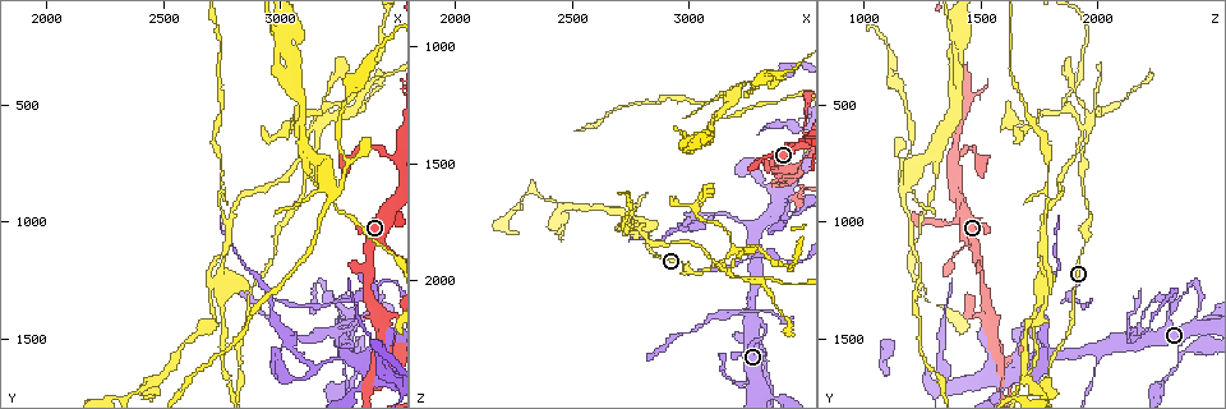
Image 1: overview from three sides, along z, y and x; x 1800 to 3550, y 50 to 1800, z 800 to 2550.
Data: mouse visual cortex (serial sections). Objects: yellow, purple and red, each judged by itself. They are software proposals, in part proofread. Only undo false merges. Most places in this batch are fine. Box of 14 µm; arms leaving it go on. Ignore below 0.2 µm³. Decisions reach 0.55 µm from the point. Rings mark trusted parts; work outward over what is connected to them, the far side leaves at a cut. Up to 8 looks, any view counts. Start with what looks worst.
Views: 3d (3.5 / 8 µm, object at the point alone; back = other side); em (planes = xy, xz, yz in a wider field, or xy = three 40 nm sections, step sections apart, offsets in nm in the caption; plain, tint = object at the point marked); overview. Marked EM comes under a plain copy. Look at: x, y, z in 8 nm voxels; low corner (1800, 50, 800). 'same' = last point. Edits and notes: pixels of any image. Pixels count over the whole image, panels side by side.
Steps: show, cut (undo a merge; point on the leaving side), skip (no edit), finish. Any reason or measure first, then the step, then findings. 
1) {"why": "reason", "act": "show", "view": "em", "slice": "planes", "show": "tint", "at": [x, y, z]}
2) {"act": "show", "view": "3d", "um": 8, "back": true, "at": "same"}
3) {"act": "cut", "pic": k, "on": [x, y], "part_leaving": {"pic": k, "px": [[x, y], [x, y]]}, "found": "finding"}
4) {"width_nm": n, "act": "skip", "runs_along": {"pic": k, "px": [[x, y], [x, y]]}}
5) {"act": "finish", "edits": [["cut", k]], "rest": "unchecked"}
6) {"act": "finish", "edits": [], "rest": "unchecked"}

{"why": "four or more arms meet", "act": "show", "view": "em", "slice": "xy", "step": 2, "show": "tint", "at": [3140, 620, 1960]}

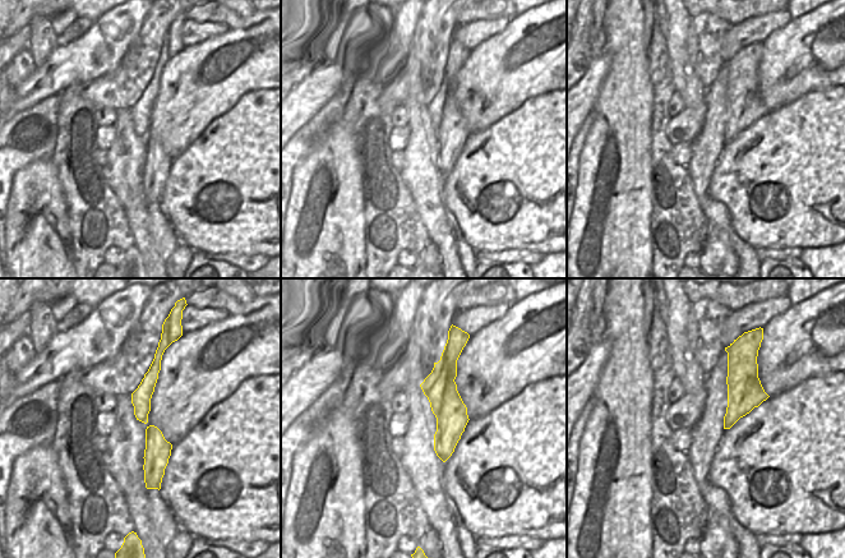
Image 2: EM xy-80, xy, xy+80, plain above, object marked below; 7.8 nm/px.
{"why": "see where the arms go", "act": "show", "view": "3d", "um": 3.5, "back": true, "at": "same"}

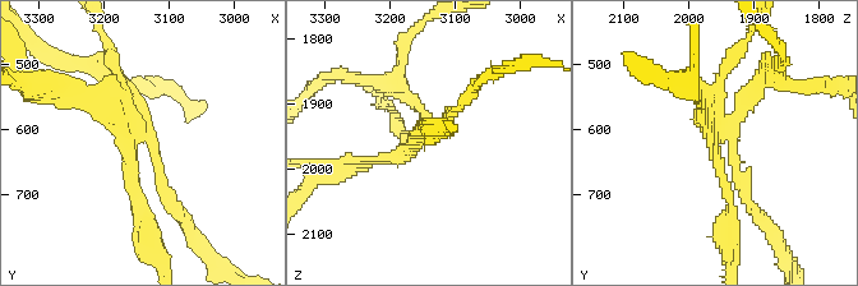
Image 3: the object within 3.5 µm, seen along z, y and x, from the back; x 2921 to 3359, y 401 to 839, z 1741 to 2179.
{"act": "cut", "pic": 3, "on": [160, 175], "part_leaving": {"pic": 3, "px": [[146, 133], [165, 195], [193, 235]]}, "found": "two cells meet here"}

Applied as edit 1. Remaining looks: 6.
{"why": "narrows sharply", "act": "show", "view": "3d", "um": 8, "at": [3440, 1400, 1530]}

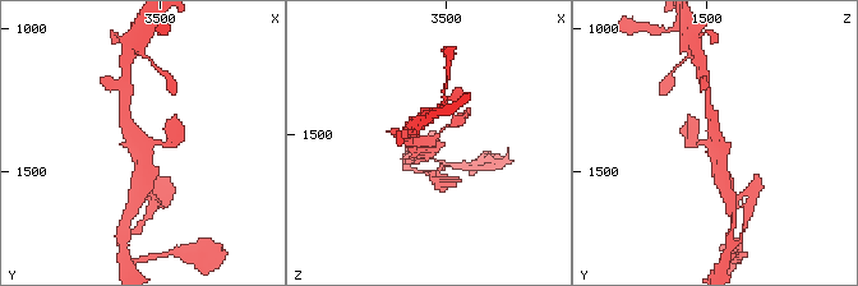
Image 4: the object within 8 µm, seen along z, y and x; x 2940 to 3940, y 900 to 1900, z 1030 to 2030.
{"why": "need the tissue", "act": "show", "view": "em", "slice": "xy", "step": 3, "show": "tint", "at": [3440, 1400, 1530]}

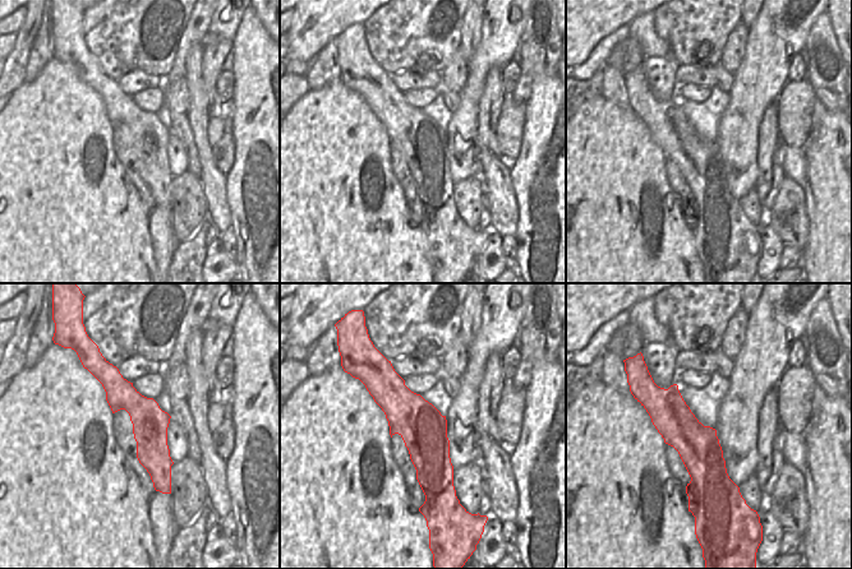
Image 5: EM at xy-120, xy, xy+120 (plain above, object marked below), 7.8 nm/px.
{"width_nm": 360, "act": "skip", "runs_along": {"pic": 5, "px": [[390, 369], [433, 493]]}, "found": "all the same cell"}

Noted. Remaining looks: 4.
{"why": "sharp bend", "act": "show", "view": "3d", "um": 3.5, "at": [3370, 1720, 1590]}

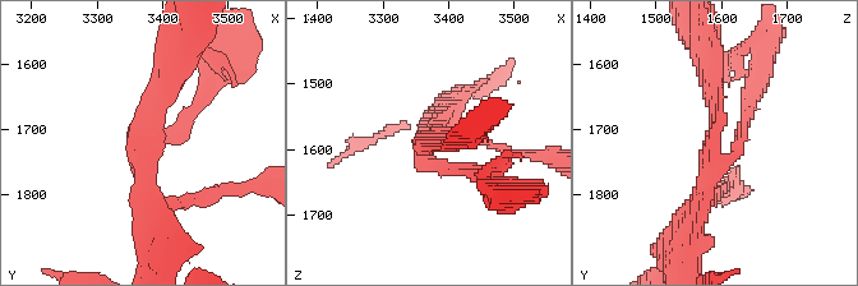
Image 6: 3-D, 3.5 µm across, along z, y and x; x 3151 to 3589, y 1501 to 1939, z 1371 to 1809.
{"why": "need the tissue", "act": "show", "view": "em", "slice": "planes", "show": "tint", "at": [3365, 1725, 1590]}

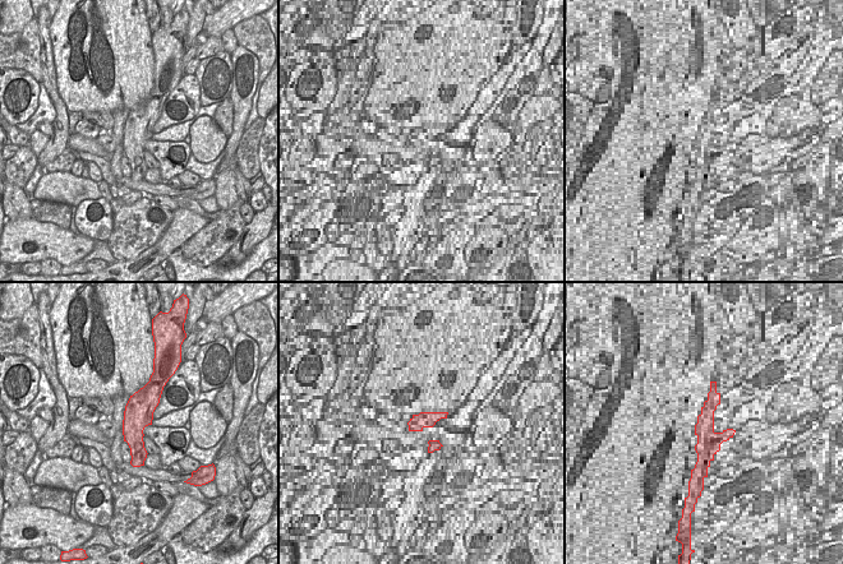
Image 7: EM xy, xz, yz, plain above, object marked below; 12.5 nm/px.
{"act": "skip", "runs_along": {"pic": 7, "px": [[148, 387], [136, 419], [136, 463]]}, "found": "all the same cell"}

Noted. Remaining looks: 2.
{"act": "finish", "edits": [["cut", 3]], "rest": "unchecked"}

